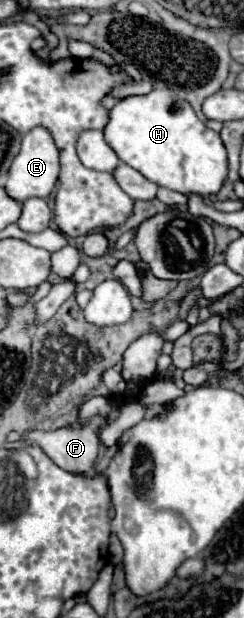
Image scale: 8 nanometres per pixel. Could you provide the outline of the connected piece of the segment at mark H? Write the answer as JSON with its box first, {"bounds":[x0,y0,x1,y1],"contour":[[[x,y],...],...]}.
{"bounds":[104,88,228,194],"contour":[[[152,88],[150,94],[122,98],[108,112],[104,140],[124,164],[154,184],[182,194],[216,194],[228,174],[228,158],[220,134],[206,128],[192,106],[176,98],[168,88]]]}

